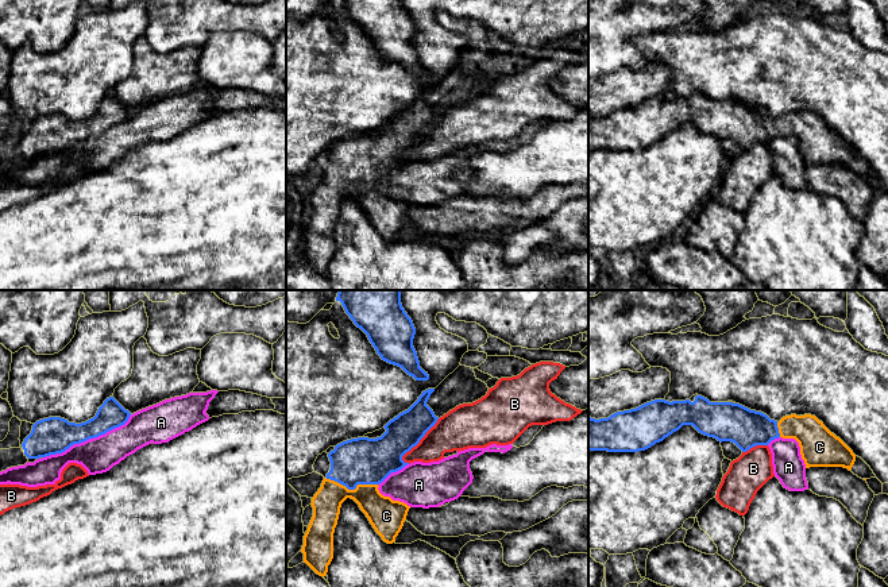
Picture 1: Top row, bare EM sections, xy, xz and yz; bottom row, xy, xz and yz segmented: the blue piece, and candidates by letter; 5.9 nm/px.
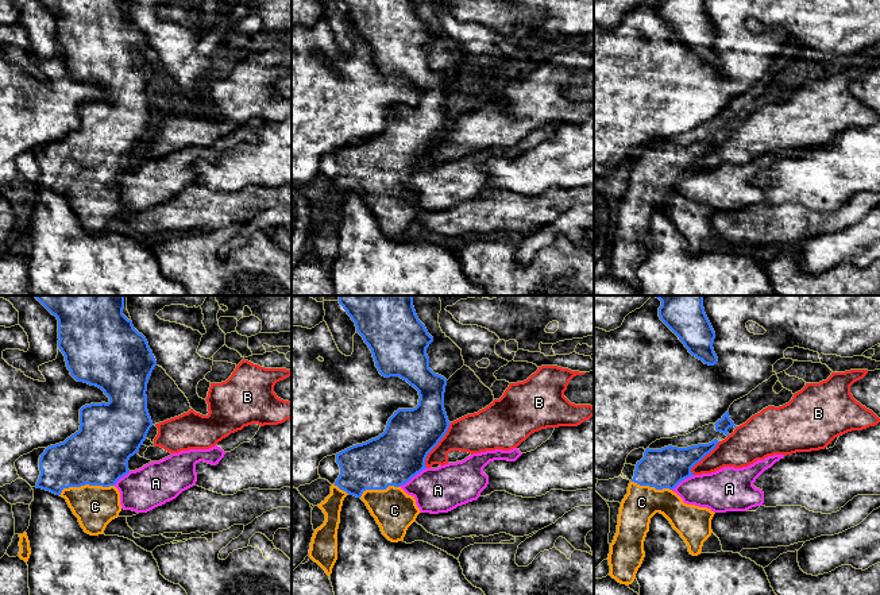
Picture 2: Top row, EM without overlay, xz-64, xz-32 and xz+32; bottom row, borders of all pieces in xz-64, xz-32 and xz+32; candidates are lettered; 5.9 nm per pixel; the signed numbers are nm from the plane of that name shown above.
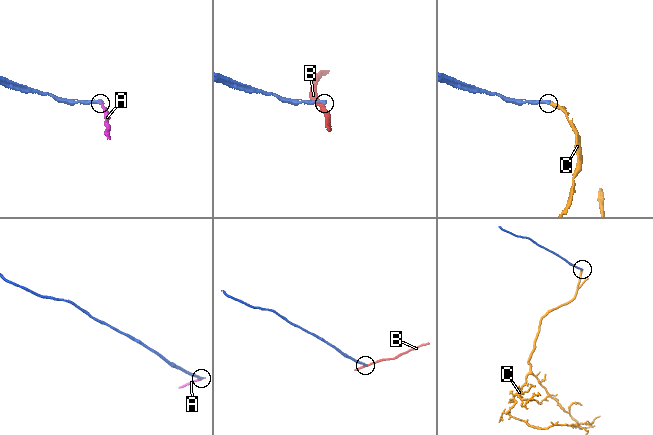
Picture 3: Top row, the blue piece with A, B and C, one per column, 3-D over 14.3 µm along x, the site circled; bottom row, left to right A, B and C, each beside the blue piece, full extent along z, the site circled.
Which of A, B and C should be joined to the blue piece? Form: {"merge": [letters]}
{"merge": ["C"]}

